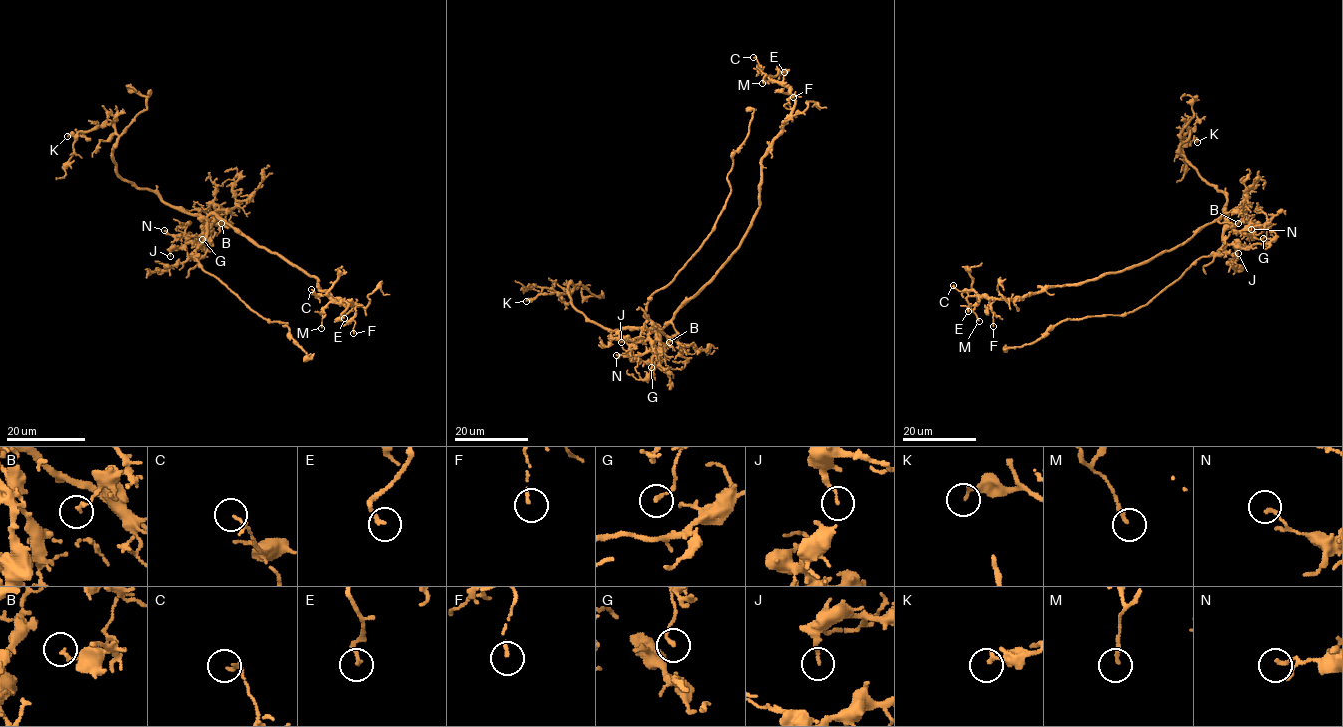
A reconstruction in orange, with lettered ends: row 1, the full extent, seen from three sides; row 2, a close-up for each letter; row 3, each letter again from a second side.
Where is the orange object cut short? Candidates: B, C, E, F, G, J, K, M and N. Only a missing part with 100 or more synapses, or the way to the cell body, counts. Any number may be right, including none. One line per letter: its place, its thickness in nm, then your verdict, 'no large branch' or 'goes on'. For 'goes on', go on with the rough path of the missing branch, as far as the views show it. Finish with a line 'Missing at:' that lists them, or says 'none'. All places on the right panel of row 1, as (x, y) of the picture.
B: at (1238, 223); 140 nm thick; no large branch
C: at (953, 285); 150 nm thick; no large branch
E: at (968, 311); 180 nm thick; no large branch
F: at (993, 326); 120 nm thick; no large branch
G: at (1263, 238); 160 nm thick; no large branch
J: at (1238, 253); 140 nm thick; no large branch
K: at (1197, 142); 180 nm thick; no large branch
M: at (979, 321); 180 nm thick; no large branch
N: at (1251, 229); 140 nm thick; no large branch
Missing at: none

